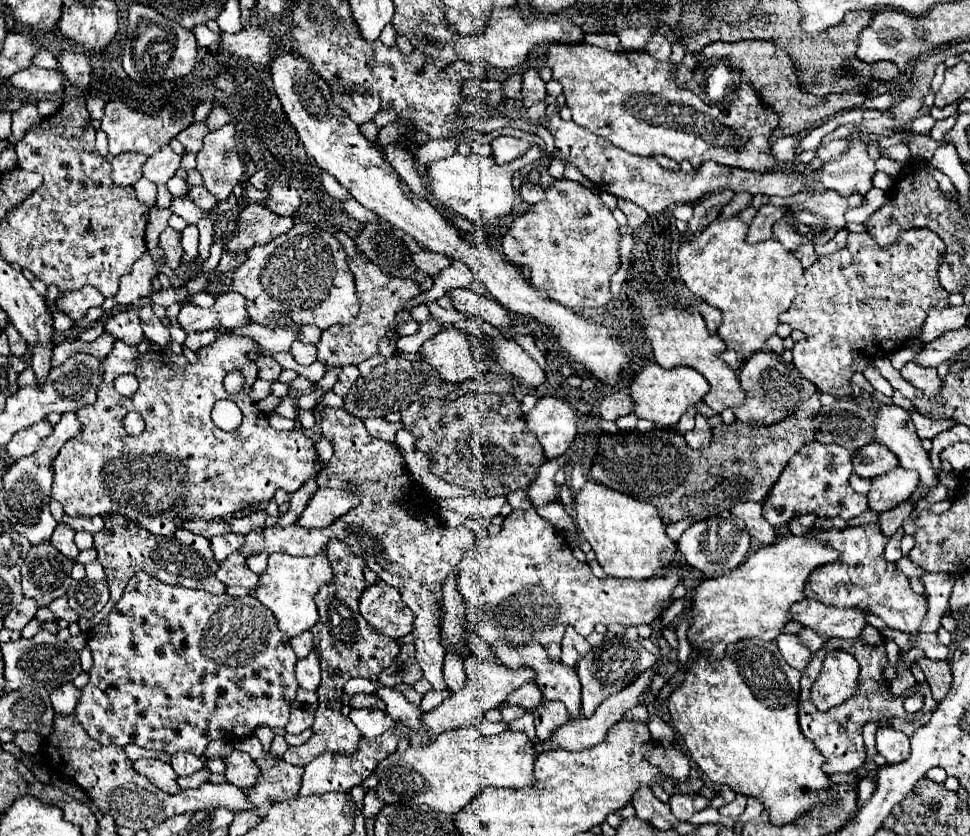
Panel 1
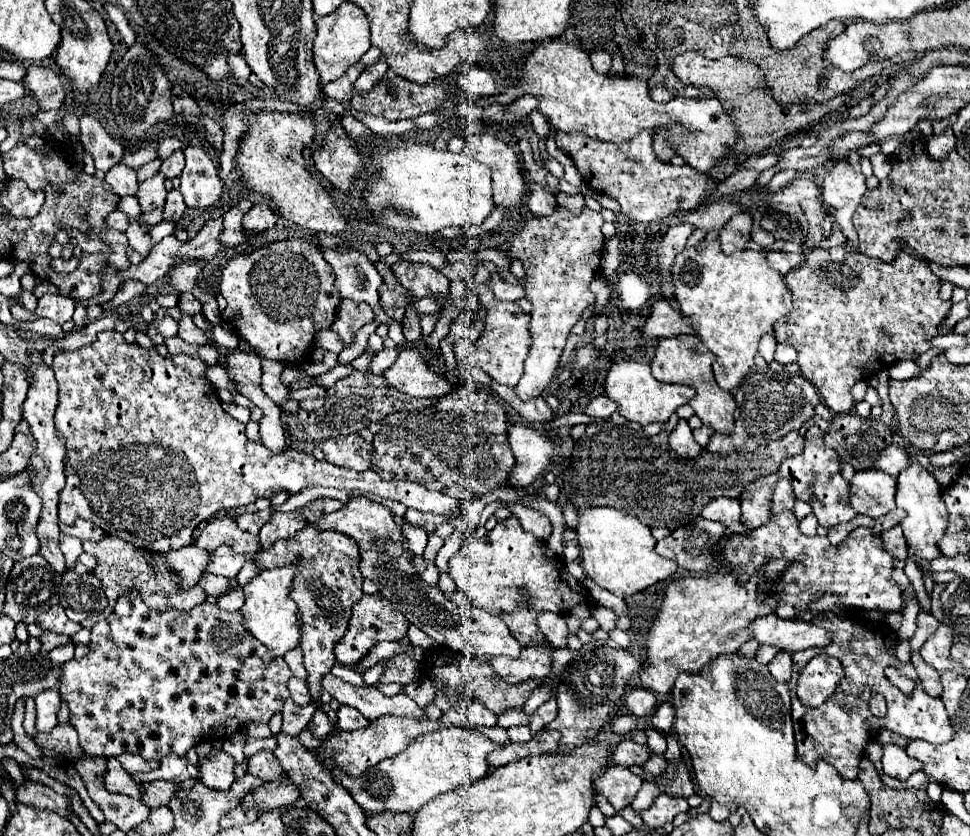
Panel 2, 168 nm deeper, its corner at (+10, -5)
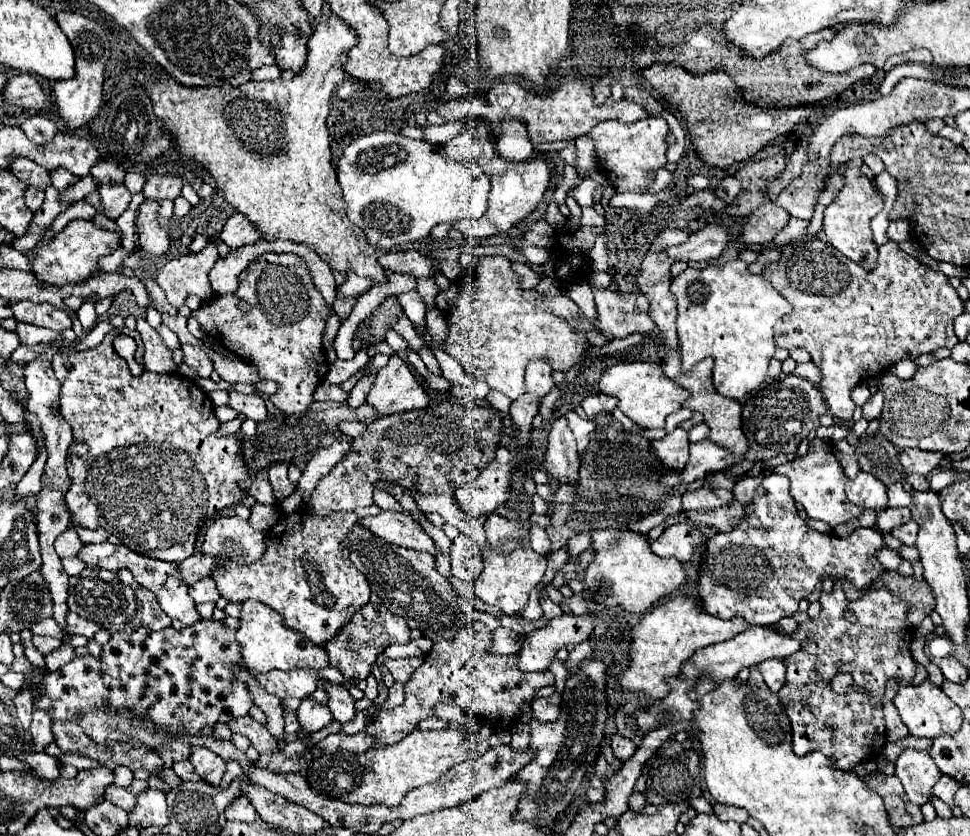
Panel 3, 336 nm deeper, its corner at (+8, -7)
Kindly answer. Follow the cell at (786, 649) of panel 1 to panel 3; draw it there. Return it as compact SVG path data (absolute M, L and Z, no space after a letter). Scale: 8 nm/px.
M766 659L766 663L758 665L758 671L762 673L766 685L770 687L770 691L778 691L784 685L784 675L786 675L786 667L782 663L782 659Z

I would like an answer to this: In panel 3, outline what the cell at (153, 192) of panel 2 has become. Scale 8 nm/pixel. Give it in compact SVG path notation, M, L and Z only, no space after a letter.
M142 203L136 219L138 245L146 255L158 257L164 255L170 247L170 235L158 225L158 207L160 203Z

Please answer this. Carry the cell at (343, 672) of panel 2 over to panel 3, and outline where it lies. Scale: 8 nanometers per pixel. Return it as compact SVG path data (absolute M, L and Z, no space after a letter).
M246 601L242 603L242 611L238 619L240 619L240 627L236 629L236 641L240 645L244 665L252 673L268 673L272 669L292 671L292 669L326 669L328 667L326 651L314 645L310 639L306 639L306 635L284 627L282 617L276 611L270 611L270 607L258 601Z

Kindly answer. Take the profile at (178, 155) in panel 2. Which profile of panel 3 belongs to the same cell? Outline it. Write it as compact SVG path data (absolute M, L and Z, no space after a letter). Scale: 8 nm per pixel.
M152 175L144 185L144 201L176 199L182 189L180 175Z

